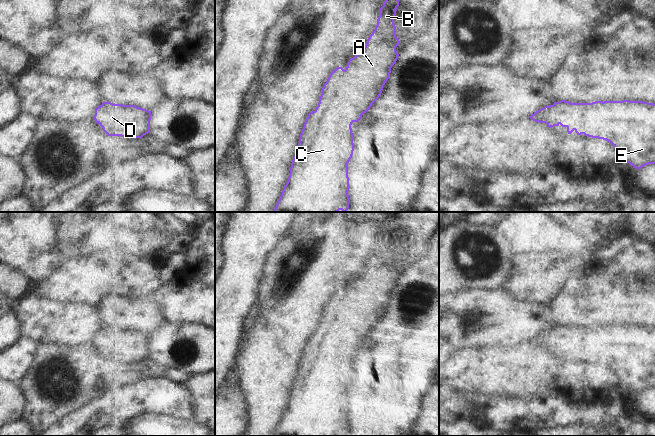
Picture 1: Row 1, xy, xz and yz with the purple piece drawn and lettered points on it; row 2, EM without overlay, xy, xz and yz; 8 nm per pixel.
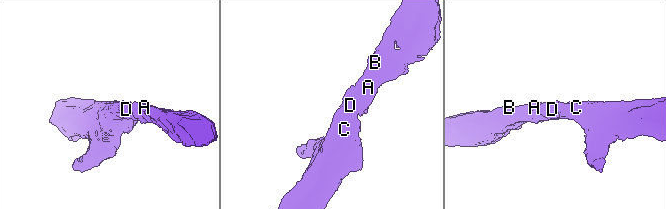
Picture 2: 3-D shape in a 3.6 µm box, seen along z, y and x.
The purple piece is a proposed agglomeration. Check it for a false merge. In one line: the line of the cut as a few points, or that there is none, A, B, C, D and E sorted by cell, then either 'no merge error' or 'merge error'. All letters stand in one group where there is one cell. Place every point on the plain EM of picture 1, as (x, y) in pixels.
no cut; A B C D E; no merge error

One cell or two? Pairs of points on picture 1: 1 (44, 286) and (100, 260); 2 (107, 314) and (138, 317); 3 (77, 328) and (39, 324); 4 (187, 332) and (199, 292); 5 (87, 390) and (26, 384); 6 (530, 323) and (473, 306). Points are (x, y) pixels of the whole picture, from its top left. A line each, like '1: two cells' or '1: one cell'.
1: one cell
2: one cell
3: one cell
4: two cells
5: one cell
6: one cell

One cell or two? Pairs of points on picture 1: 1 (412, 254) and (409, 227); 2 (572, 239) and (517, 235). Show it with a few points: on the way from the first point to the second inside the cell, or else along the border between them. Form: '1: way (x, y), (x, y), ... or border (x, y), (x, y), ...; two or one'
1: way (412, 247), (412, 234); one
2: way (558, 238), (545, 225), (531, 225); one

